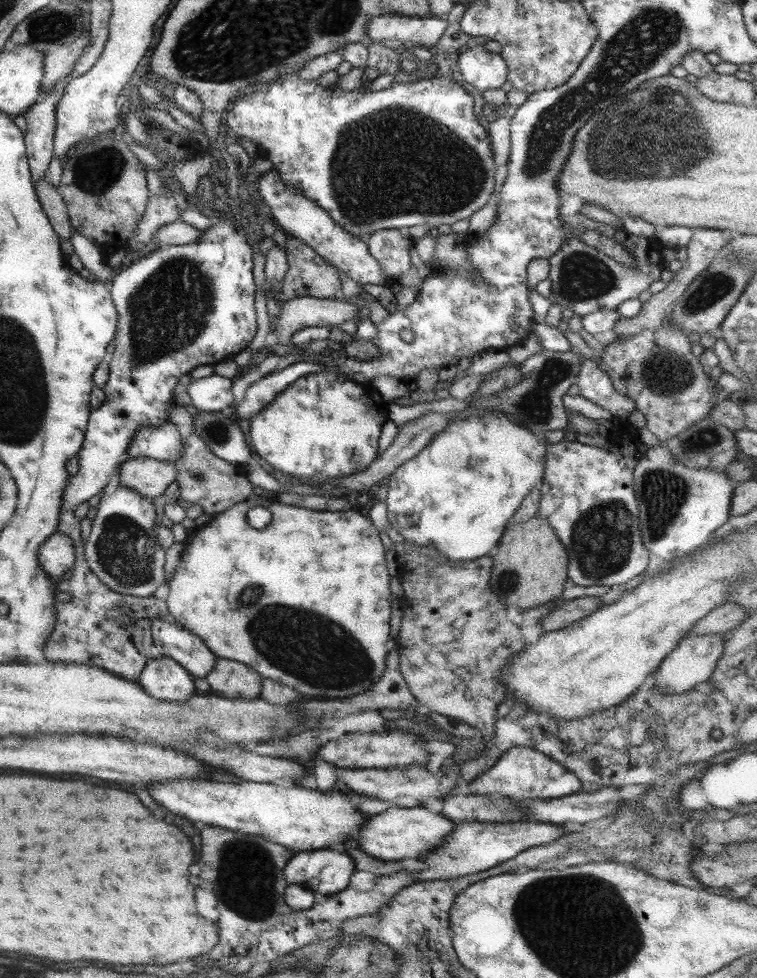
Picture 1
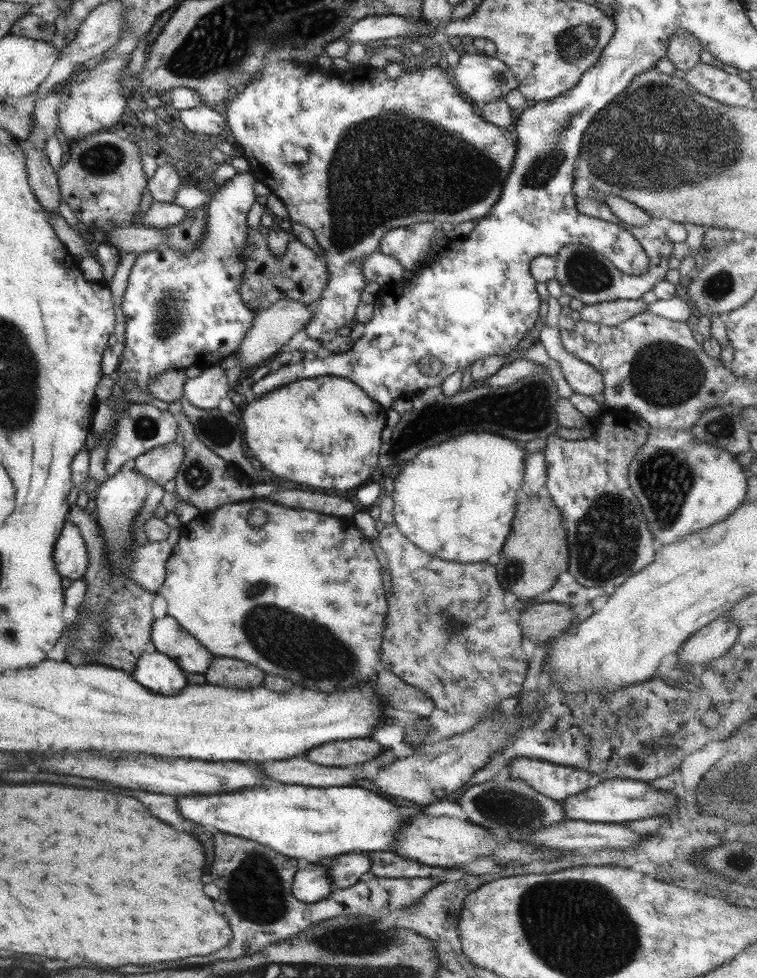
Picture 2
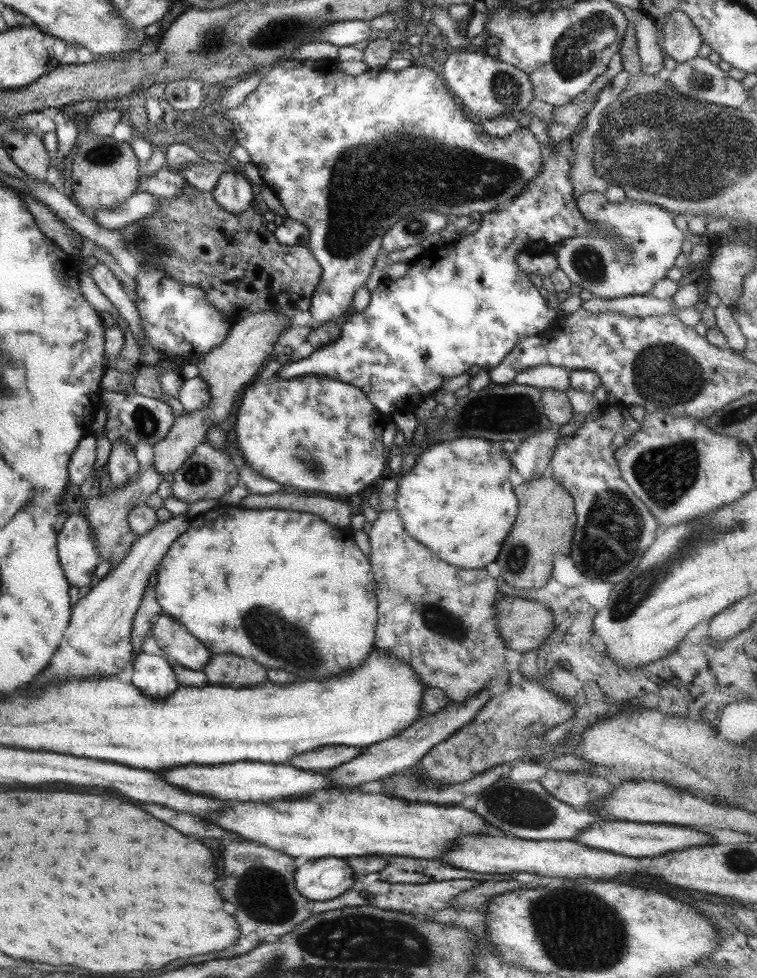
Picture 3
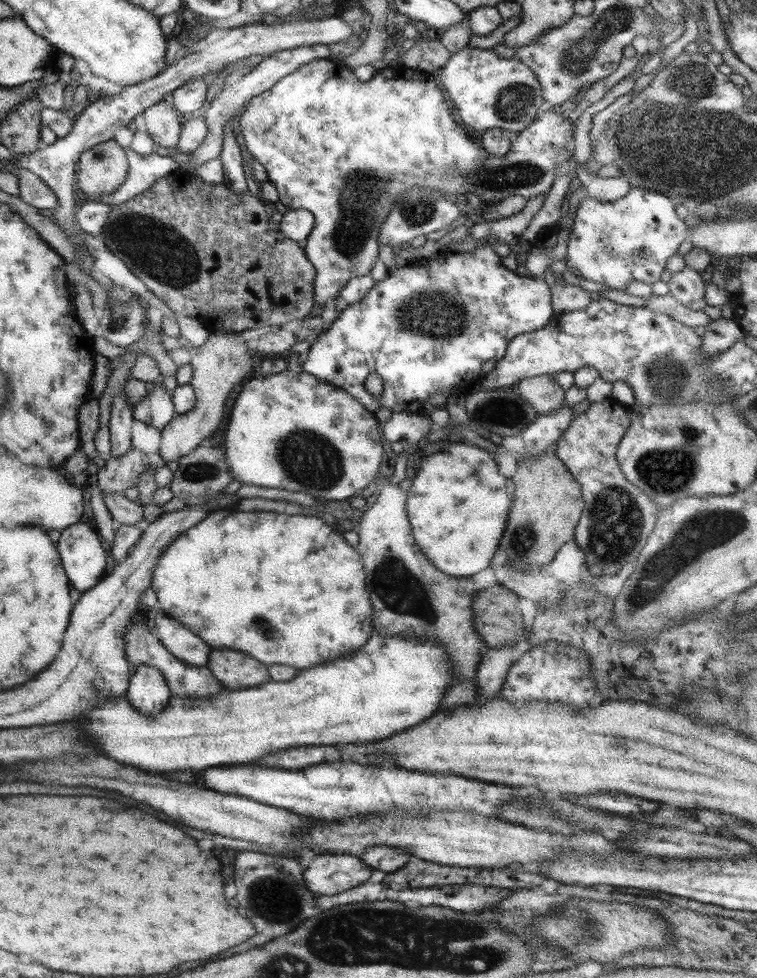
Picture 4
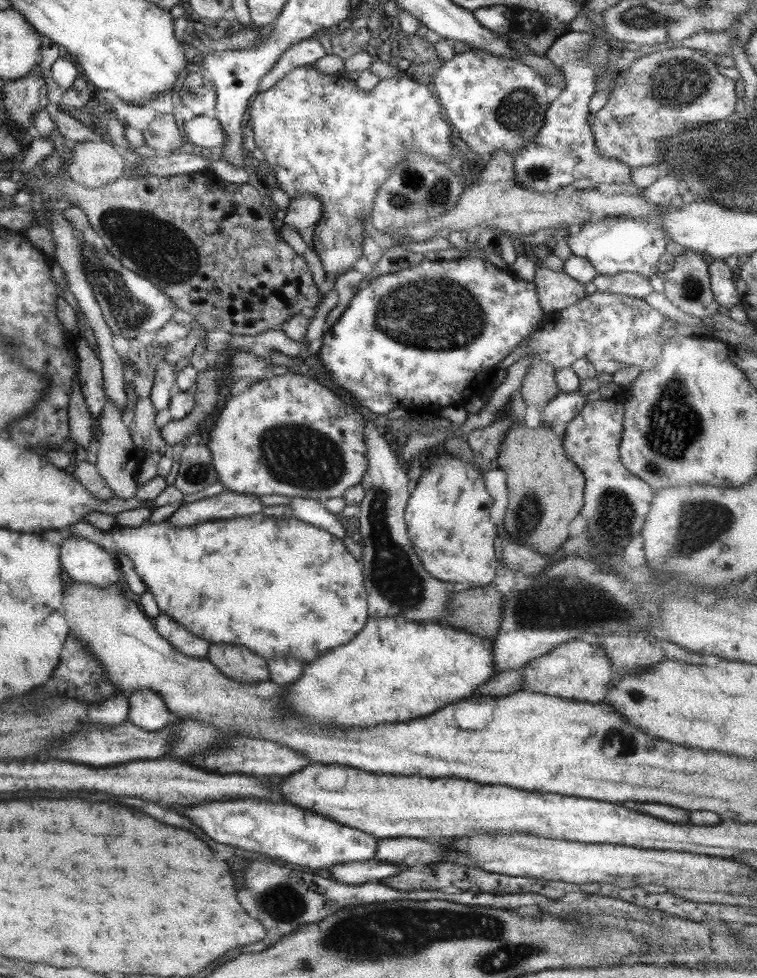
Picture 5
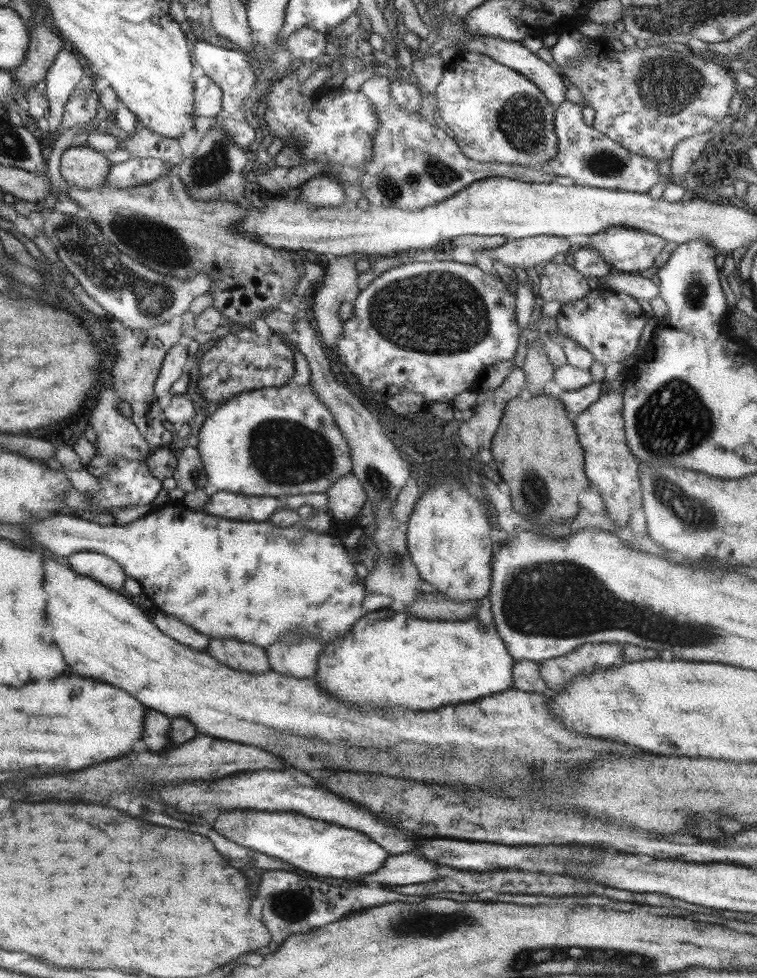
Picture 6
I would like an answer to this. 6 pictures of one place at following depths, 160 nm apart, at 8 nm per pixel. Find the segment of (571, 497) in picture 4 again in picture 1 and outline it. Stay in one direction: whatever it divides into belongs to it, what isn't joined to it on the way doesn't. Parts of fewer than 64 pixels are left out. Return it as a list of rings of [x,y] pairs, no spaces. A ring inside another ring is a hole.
[[[534,515],[525,522],[508,524],[500,536],[497,546],[498,552],[492,556],[493,562],[489,577],[489,588],[497,600],[500,600],[506,607],[517,607],[519,611],[529,610],[553,600],[559,601],[564,582],[567,579],[568,556],[564,546],[544,518]]]

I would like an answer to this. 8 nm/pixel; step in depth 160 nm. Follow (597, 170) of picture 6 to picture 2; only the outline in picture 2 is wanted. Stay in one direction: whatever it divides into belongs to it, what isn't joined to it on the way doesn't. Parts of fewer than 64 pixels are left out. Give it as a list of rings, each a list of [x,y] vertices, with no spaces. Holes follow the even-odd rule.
[[[271,60],[264,64],[255,80],[248,82],[241,93],[226,102],[221,109],[226,122],[229,140],[240,148],[241,157],[249,164],[249,173],[255,180],[264,184],[269,193],[274,194],[287,210],[291,222],[309,228],[323,250],[323,262],[328,272],[327,286],[323,289],[321,297],[316,302],[308,305],[311,318],[304,326],[305,334],[315,340],[333,340],[335,332],[341,326],[352,325],[354,322],[355,308],[359,304],[359,296],[366,283],[360,271],[360,262],[371,251],[377,250],[379,239],[388,230],[407,227],[415,223],[429,222],[436,225],[451,223],[455,226],[461,222],[481,219],[487,215],[491,206],[495,204],[501,193],[502,184],[511,172],[513,158],[515,158],[514,135],[510,128],[498,127],[473,112],[471,102],[459,93],[456,86],[449,82],[445,70],[441,72],[439,66],[429,70],[406,70],[396,79],[390,79],[383,69],[376,69],[367,65],[354,64],[349,68],[331,69],[327,75],[321,75],[321,70],[315,62],[297,63],[293,60]]]

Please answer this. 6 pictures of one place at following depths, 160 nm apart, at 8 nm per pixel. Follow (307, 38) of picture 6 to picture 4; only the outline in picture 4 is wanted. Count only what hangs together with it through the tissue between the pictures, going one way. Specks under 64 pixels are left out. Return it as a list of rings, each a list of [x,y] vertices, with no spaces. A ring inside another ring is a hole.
[[[319,44],[277,51],[274,55],[265,57],[254,68],[247,71],[241,80],[229,86],[222,87],[217,98],[211,101],[210,107],[202,114],[207,127],[205,138],[201,141],[201,145],[191,153],[191,160],[183,164],[195,168],[195,166],[199,166],[199,164],[203,164],[203,162],[207,162],[207,160],[219,157],[221,144],[223,142],[224,126],[230,118],[233,118],[235,114],[239,114],[239,112],[247,106],[251,98],[267,90],[270,86],[273,86],[276,80],[293,72],[300,64],[311,62],[312,60],[327,59],[329,56],[327,45]]]

